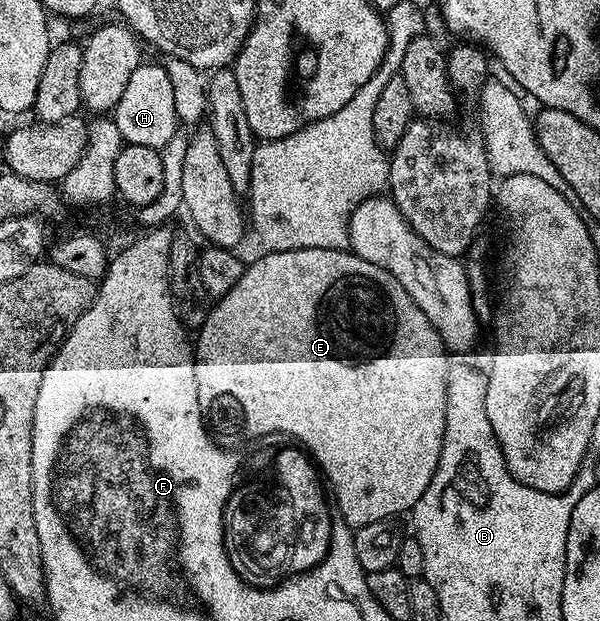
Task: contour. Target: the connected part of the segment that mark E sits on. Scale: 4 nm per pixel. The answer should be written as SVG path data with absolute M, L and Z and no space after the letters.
M293 249L292 251L273 251L263 252L263 257L258 257L254 262L247 264L242 270L240 279L236 282L236 287L232 287L232 291L228 291L228 295L217 298L211 304L210 313L204 319L202 328L197 330L196 337L198 342L193 342L194 351L194 370L196 371L196 391L198 392L198 401L209 402L218 393L234 393L240 402L240 418L241 424L246 424L245 432L251 433L251 438L266 436L269 433L282 433L287 439L293 439L295 442L301 437L310 437L310 441L318 441L318 439L328 439L328 461L332 461L332 479L328 482L329 488L334 488L334 501L338 504L337 516L345 521L351 527L359 525L367 525L368 523L376 523L377 521L388 521L397 518L397 513L409 514L413 510L414 504L421 499L424 491L428 487L428 483L432 483L432 475L436 475L436 467L440 463L440 451L444 443L444 427L446 426L446 392L448 391L448 379L452 372L452 366L446 362L448 358L448 350L442 344L440 335L432 327L432 323L428 323L428 319L424 315L424 311L420 311L420 307L416 307L416 303L408 295L408 291L404 291L404 287L400 287L400 283L396 283L396 279L392 279L392 275L388 275L388 271L384 271L380 267L376 267L376 263L368 263L368 259L360 259L353 251L346 249Z

